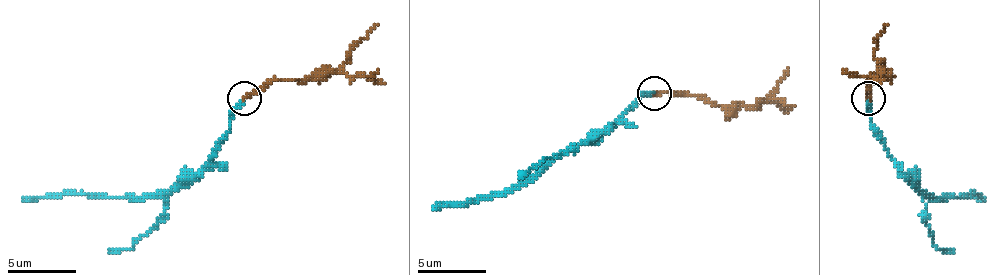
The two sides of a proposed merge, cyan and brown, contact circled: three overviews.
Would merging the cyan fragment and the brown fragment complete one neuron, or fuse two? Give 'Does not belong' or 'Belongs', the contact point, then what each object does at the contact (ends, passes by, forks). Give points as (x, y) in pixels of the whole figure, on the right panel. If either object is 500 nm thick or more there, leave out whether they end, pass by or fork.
Belongs. Place: (868, 98). At the ring cyan ends. At the ring brown ends

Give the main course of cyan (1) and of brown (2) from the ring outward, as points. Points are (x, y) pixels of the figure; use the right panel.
1: (867, 101), (870, 128), (888, 156), (929, 197), (967, 194), (984, 201)
2: (867, 97), (870, 80), (884, 66), (874, 52), (888, 25)

